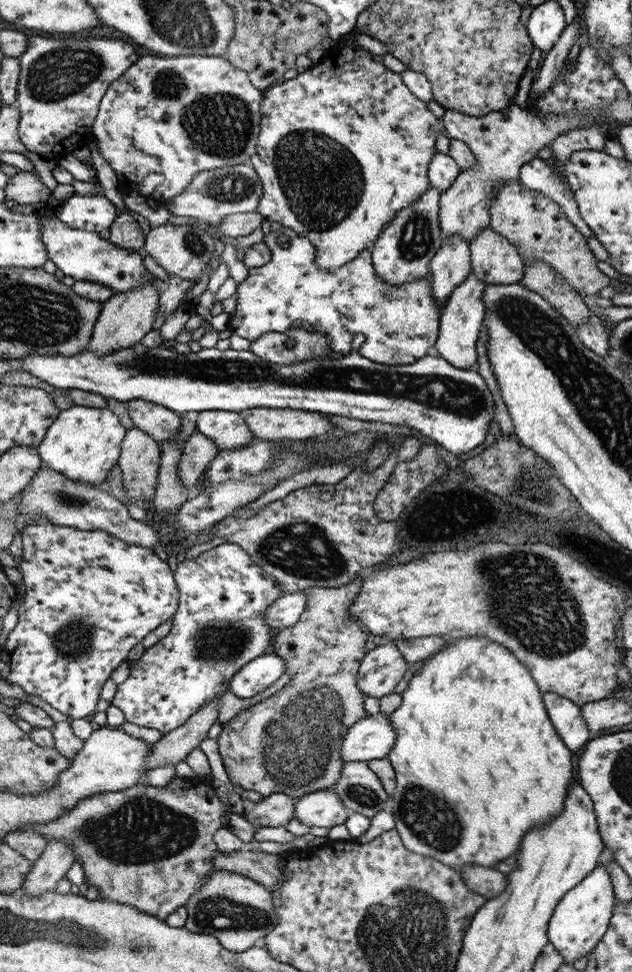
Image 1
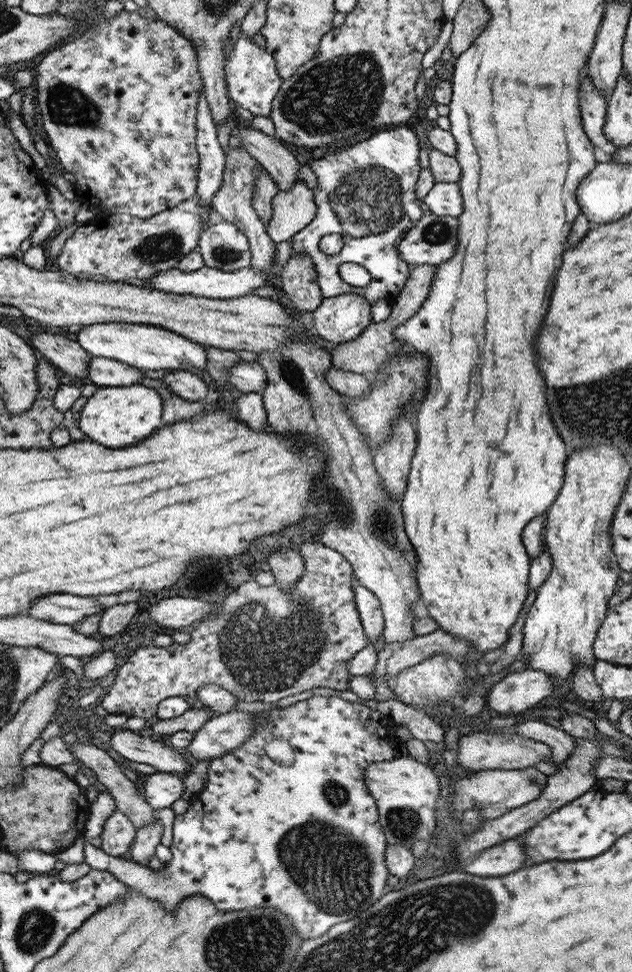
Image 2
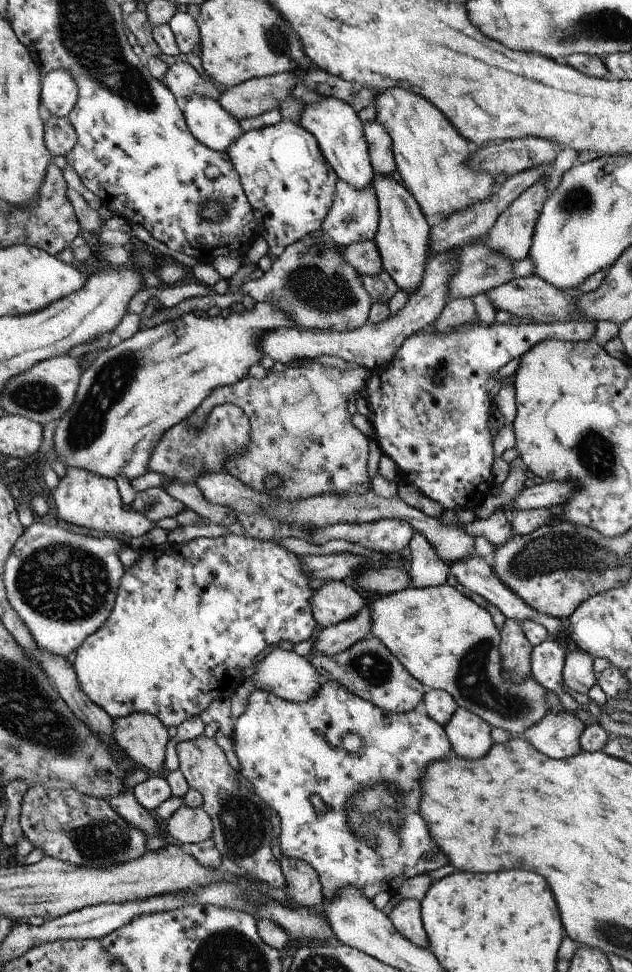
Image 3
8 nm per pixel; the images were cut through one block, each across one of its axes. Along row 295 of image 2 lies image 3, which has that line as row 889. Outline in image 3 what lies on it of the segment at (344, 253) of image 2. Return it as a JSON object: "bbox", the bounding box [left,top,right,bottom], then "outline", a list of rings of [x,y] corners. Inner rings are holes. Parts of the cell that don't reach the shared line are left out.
{"bbox":[231,679,454,901],"outline":[[[328,679],[327,682],[320,686],[320,690],[318,691],[319,694],[312,701],[304,703],[286,701],[265,690],[256,689],[255,692],[250,694],[246,711],[236,720],[235,730],[231,737],[234,745],[234,753],[236,753],[236,757],[238,757],[238,762],[240,763],[239,772],[252,784],[253,792],[280,817],[280,830],[282,832],[280,832],[277,840],[280,842],[282,855],[306,862],[316,872],[320,880],[320,885],[323,888],[324,899],[334,899],[339,894],[339,891],[345,887],[356,888],[370,901],[373,901],[375,896],[381,892],[396,894],[408,876],[426,875],[449,864],[448,858],[445,857],[441,849],[436,845],[436,842],[432,839],[428,824],[425,823],[424,818],[419,814],[419,807],[421,806],[423,796],[421,781],[429,765],[454,756],[452,746],[446,735],[446,730],[438,722],[429,718],[427,714],[420,714],[416,710],[401,714],[384,713],[380,708],[374,707],[373,703],[359,698],[333,679]],[[349,733],[356,734],[362,739],[363,746],[355,754],[348,753],[343,748],[343,737]],[[313,794],[317,794],[322,799],[326,807],[324,814],[316,812],[314,802],[310,799],[310,796]]]}

